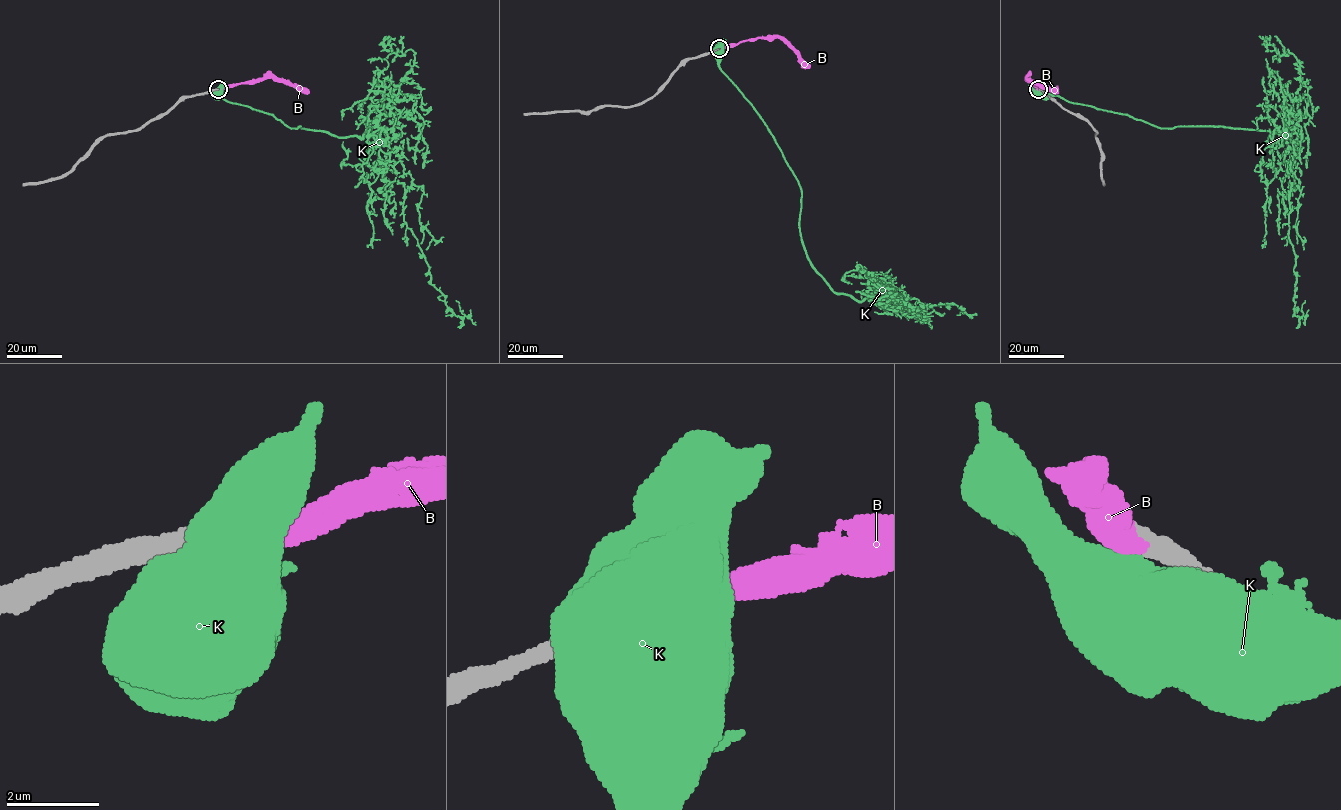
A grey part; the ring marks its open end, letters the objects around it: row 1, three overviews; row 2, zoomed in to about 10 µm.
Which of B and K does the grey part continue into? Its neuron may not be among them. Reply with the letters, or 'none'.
B

